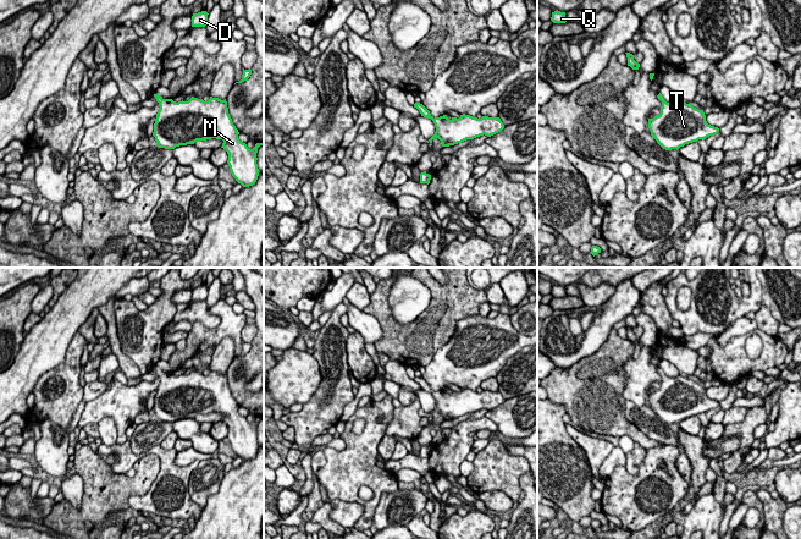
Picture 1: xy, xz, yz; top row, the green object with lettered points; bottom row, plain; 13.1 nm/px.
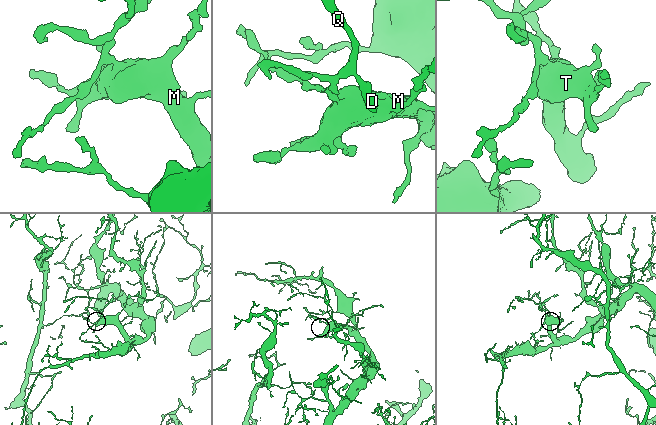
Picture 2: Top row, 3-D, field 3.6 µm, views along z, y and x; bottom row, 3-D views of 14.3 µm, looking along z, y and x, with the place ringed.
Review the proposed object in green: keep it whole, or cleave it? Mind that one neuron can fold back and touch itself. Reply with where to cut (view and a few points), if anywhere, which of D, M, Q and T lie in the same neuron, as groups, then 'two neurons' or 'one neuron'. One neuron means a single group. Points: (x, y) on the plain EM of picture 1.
no cut | D M Q T | one neuron

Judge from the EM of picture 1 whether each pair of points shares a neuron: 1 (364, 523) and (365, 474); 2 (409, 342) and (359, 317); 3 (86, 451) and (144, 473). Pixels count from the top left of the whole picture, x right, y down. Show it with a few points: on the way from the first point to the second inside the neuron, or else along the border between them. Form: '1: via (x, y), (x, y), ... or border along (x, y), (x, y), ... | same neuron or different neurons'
1: via (369, 511), (369, 506), (376, 499), (376, 487) | same neuron
2: border along (362, 311), (379, 323), (381, 337), (375, 344) | different neurons
3: via (97, 467), (112, 483), (128, 483) | same neuron

